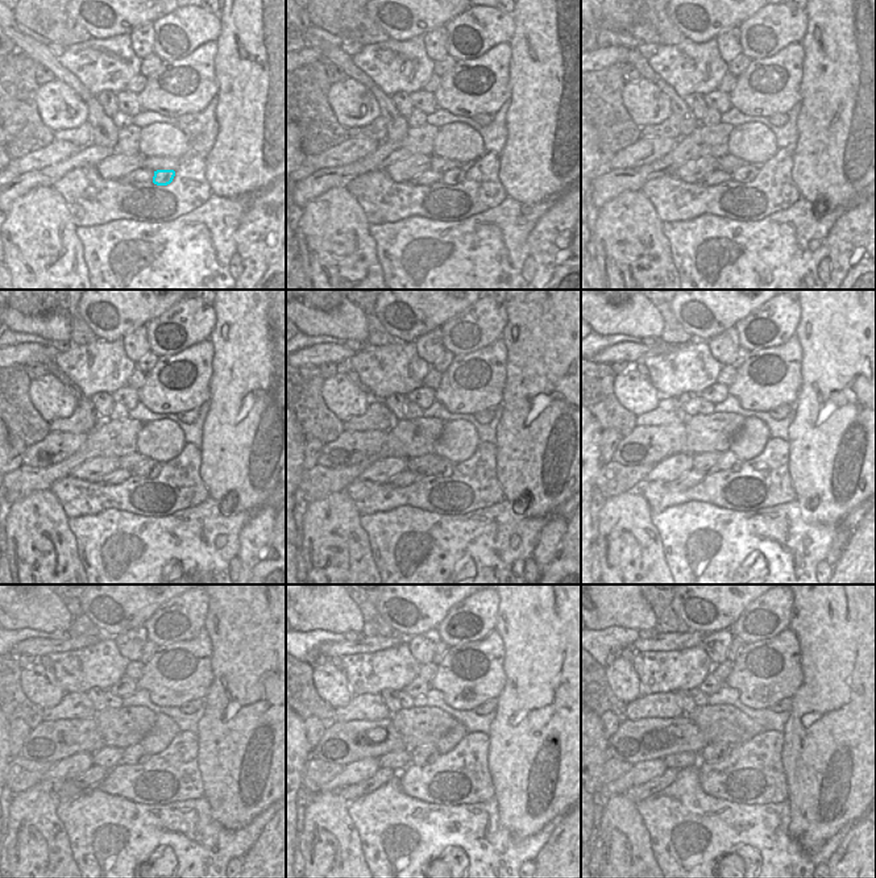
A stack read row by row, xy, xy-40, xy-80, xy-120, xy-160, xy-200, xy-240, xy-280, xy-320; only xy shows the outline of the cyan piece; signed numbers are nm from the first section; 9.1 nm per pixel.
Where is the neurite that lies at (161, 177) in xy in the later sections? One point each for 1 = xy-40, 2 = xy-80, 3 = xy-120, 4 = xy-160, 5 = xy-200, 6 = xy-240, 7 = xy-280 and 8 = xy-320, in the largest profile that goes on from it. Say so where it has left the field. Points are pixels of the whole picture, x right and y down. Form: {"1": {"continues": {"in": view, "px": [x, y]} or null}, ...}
{"1": {"continues": {"in": "xy-40", "px": [456, 175]}}, "2": {"continues": {"in": "xy-80", "px": [744, 174]}}, "3": {"continues": {"in": "xy-120", "px": [150, 469]}}, "4": {"continues": {"in": "xy-160", "px": [444, 467]}}, "5": {"continues": {"in": "xy-200", "px": [727, 461]}}, "6": {"continues": {"in": "xy-240", "px": [135, 754]}}, "7": {"continues": {"in": "xy-280", "px": [420, 756]}}, "8": {"continues": {"in": "xy-320", "px": [711, 752]}}}

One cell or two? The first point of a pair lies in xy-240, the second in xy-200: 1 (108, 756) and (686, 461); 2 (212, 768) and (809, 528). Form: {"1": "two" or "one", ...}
{"1": "two", "2": "two"}

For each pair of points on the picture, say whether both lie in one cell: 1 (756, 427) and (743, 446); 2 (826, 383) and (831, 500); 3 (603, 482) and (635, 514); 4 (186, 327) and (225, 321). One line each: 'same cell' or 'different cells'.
1: same cell
2: same cell
3: different cells
4: different cells

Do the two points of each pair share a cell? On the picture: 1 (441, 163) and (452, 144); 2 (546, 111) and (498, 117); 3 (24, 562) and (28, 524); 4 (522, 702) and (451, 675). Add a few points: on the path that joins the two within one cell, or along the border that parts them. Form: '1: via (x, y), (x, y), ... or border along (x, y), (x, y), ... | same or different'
1: border along (434, 154), (459, 161), (464, 165) | different
2: border along (510, 98), (506, 115), (506, 142), (502, 146) | different
3: via (28, 553), (28, 533) | same
4: border along (503, 664), (506, 683), (495, 698) | different

